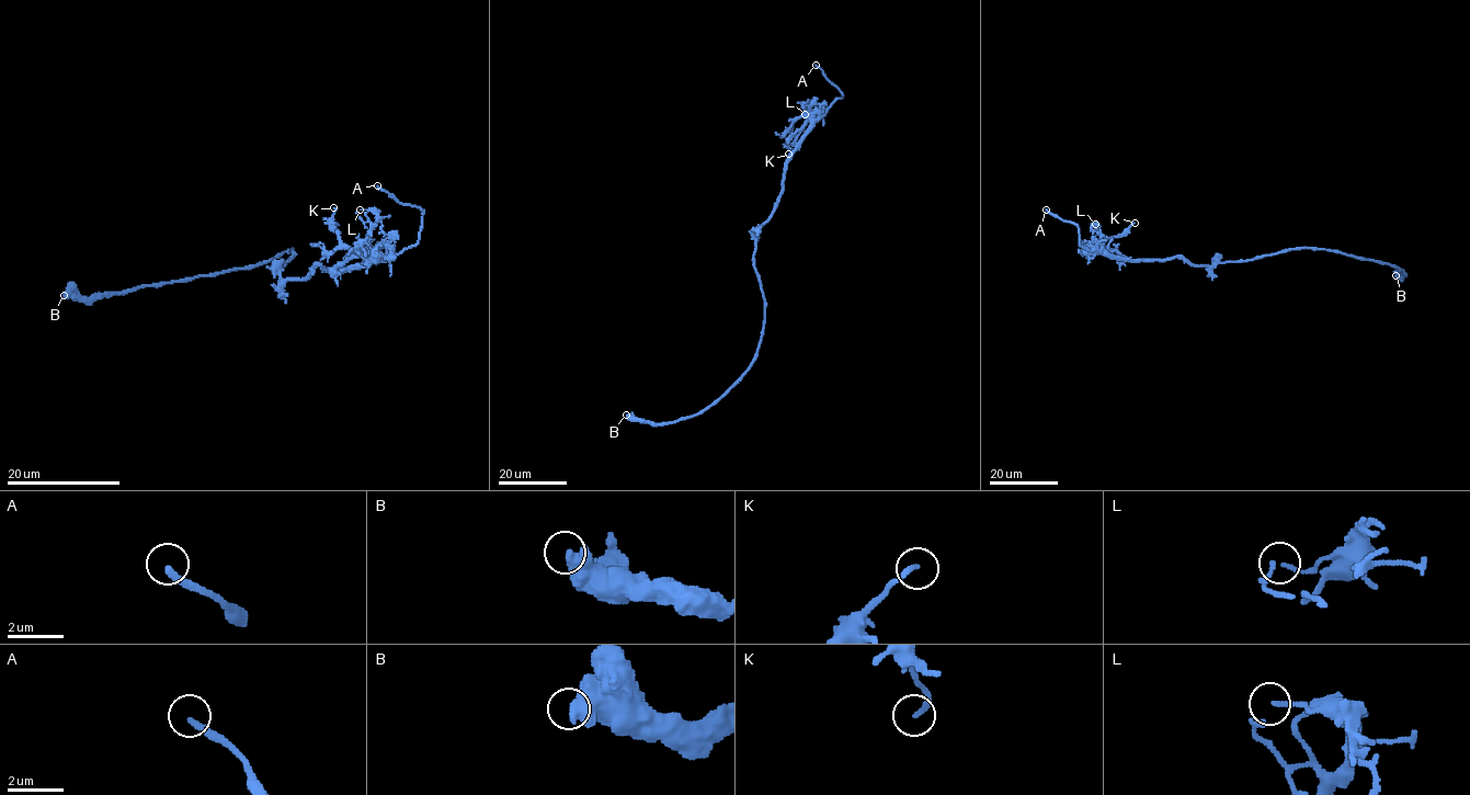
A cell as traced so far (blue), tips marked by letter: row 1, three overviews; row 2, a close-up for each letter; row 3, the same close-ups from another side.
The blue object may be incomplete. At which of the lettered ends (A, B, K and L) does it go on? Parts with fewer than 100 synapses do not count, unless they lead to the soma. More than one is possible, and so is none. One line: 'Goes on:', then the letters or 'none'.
Goes on: A

